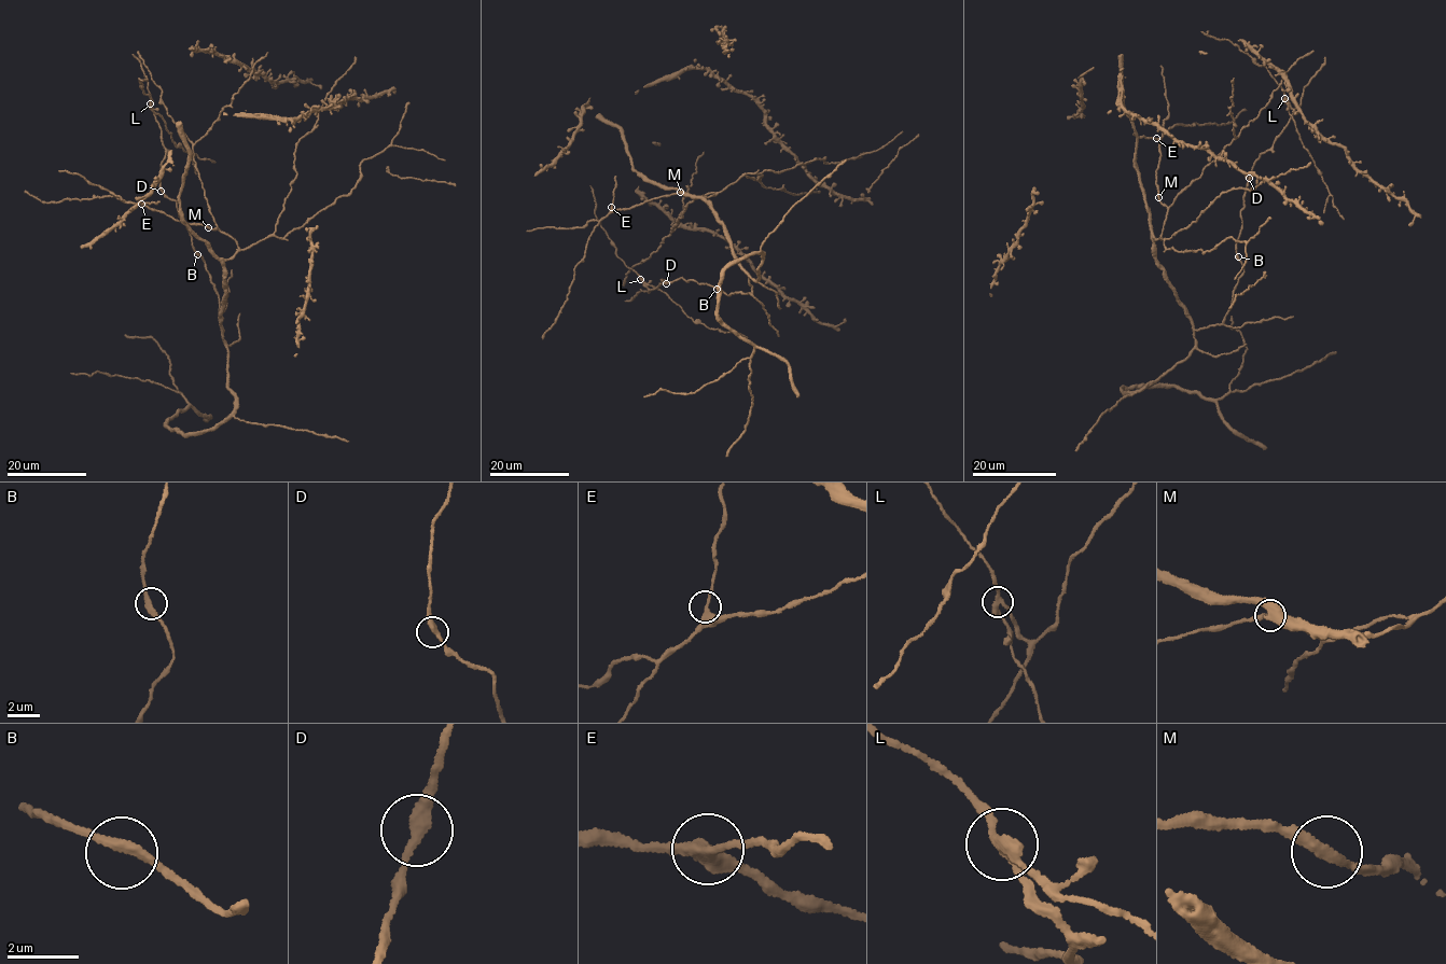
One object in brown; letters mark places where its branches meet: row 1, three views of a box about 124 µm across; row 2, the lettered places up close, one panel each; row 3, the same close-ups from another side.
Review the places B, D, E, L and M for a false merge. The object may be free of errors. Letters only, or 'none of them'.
L

